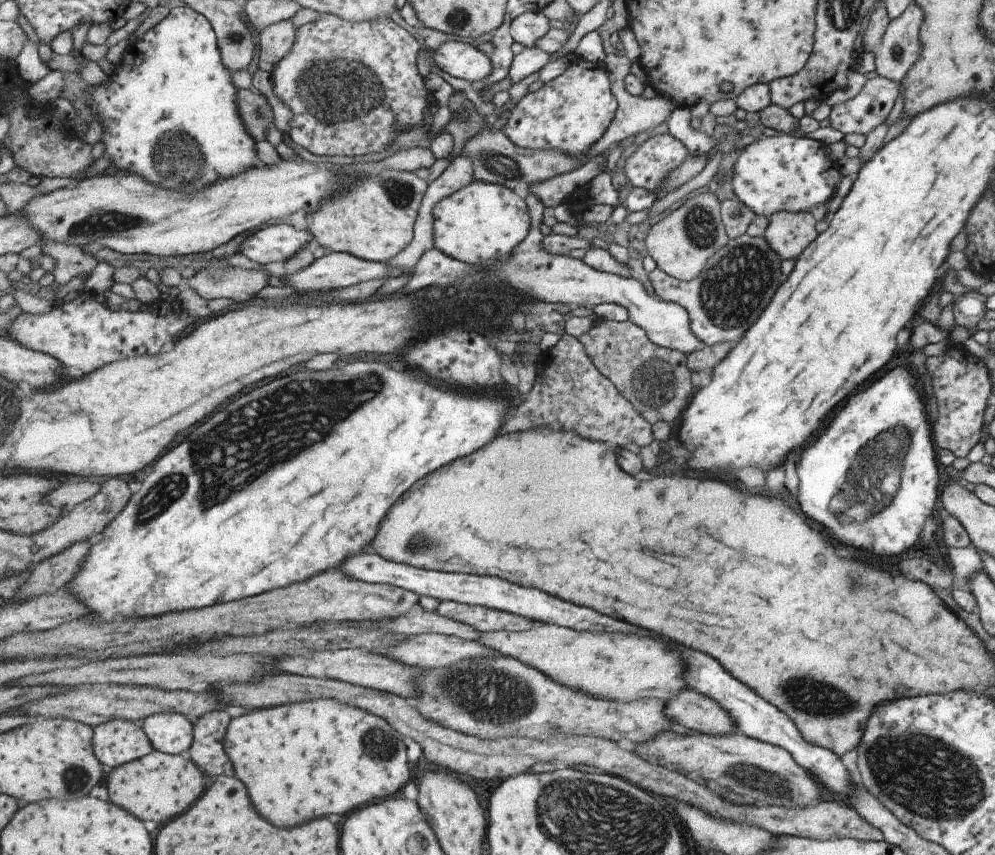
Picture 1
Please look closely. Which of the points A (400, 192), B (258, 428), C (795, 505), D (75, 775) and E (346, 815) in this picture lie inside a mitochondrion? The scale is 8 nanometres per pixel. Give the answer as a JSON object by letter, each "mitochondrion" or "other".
{"A":"mitochondrion","B":"mitochondrion","C":"other","D":"mitochondrion","E":"other"}

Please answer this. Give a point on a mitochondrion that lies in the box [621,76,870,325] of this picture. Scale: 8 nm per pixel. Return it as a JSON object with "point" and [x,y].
{"point":[699,224]}

